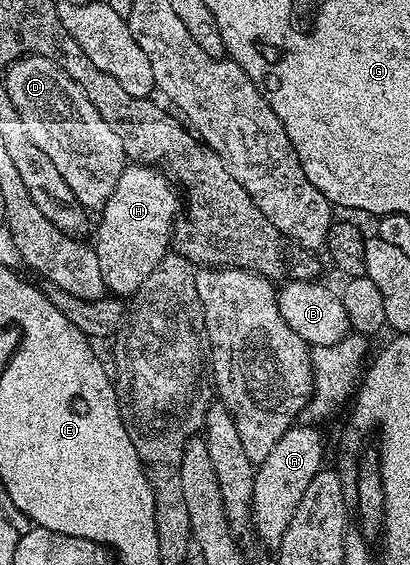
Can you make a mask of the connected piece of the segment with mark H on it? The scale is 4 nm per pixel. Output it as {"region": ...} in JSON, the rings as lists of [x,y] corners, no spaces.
{"region":[[[132,162],[124,166],[121,177],[117,181],[117,189],[109,197],[109,201],[98,212],[99,224],[94,224],[95,240],[93,246],[97,253],[97,265],[101,265],[101,277],[104,288],[115,297],[131,297],[139,290],[139,286],[157,269],[157,265],[169,254],[171,233],[175,230],[175,220],[181,211],[181,199],[170,179],[157,167],[146,163]]]}

